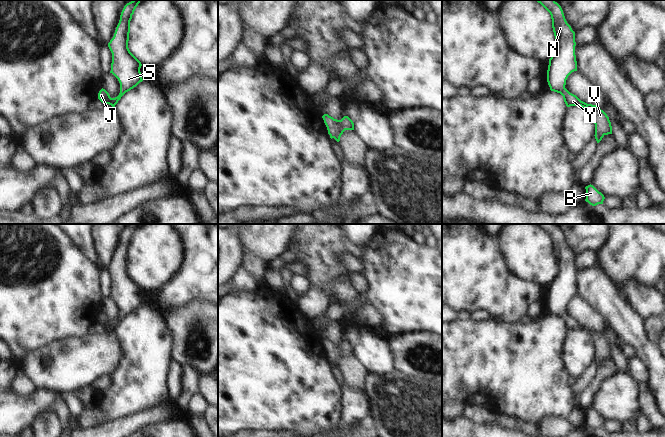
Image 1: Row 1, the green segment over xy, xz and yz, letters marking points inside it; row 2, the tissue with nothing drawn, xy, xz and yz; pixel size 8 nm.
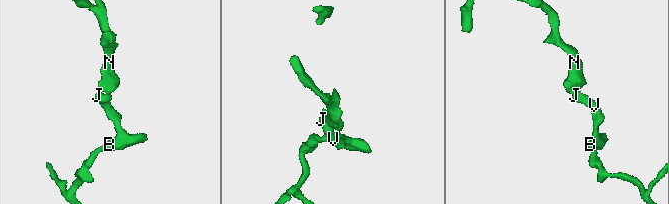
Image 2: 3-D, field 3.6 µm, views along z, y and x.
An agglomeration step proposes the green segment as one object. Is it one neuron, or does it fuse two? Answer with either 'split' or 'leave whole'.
leave whole

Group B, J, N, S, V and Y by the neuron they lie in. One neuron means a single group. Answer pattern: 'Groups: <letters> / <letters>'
Groups: B J N S V Y.

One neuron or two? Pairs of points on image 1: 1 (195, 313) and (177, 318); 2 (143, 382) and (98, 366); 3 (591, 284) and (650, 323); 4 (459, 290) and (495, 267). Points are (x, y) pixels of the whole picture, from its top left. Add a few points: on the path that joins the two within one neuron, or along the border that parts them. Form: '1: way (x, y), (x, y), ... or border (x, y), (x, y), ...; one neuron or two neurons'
1: way (191, 317), (181, 318); one neuron
2: border (123, 350), (123, 359), (119, 368), (111, 376); two neurons
3: border (644, 320), (644, 333), (651, 343); two neurons
4: way (468, 281), (477, 272), (486, 267); one neuron

